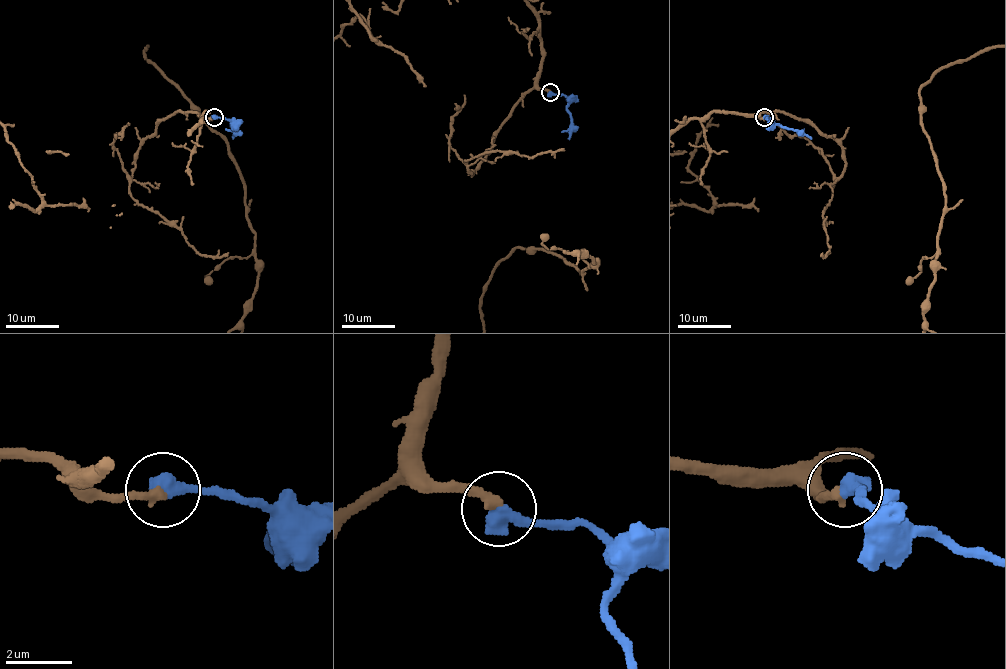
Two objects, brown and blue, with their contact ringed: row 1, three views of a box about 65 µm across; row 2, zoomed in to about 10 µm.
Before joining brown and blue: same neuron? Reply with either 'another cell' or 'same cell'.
another cell

